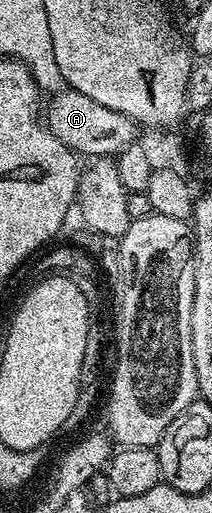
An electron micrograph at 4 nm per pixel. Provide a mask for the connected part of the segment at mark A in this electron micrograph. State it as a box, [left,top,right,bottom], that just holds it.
[45,89,139,159]

